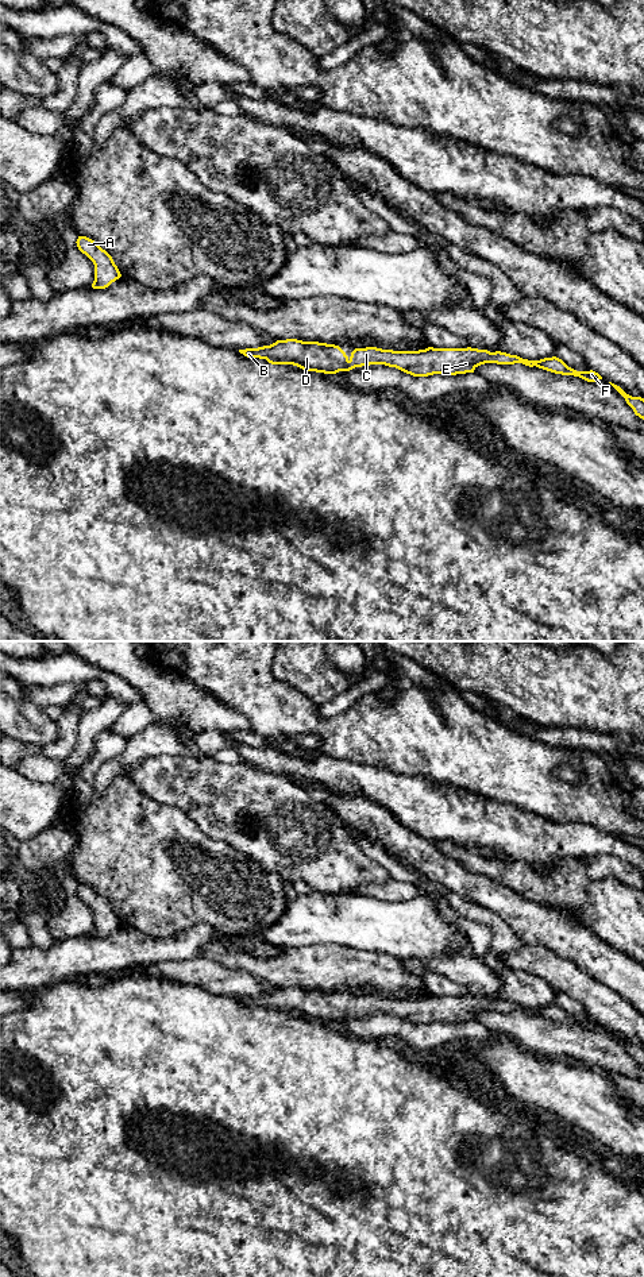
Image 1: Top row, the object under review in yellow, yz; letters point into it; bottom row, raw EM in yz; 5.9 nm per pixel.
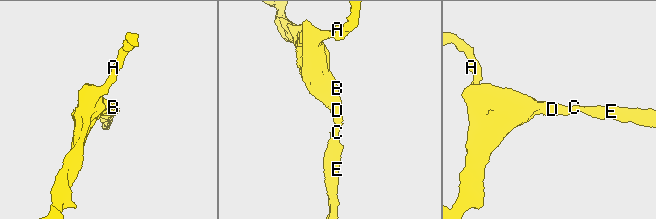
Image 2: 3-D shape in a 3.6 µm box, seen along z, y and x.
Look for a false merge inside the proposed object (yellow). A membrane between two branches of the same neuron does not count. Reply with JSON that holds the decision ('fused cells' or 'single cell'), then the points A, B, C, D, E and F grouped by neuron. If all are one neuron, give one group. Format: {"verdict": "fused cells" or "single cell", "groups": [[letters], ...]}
{"verdict": "single cell", "groups": [["A", "B", "C", "D", "E", "F"]]}

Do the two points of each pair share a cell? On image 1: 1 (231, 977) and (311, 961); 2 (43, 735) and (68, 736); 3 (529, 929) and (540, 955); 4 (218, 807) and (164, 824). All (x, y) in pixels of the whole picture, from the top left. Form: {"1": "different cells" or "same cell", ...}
{"1": "different cells", "2": "different cells", "3": "different cells", "4": "different cells"}

